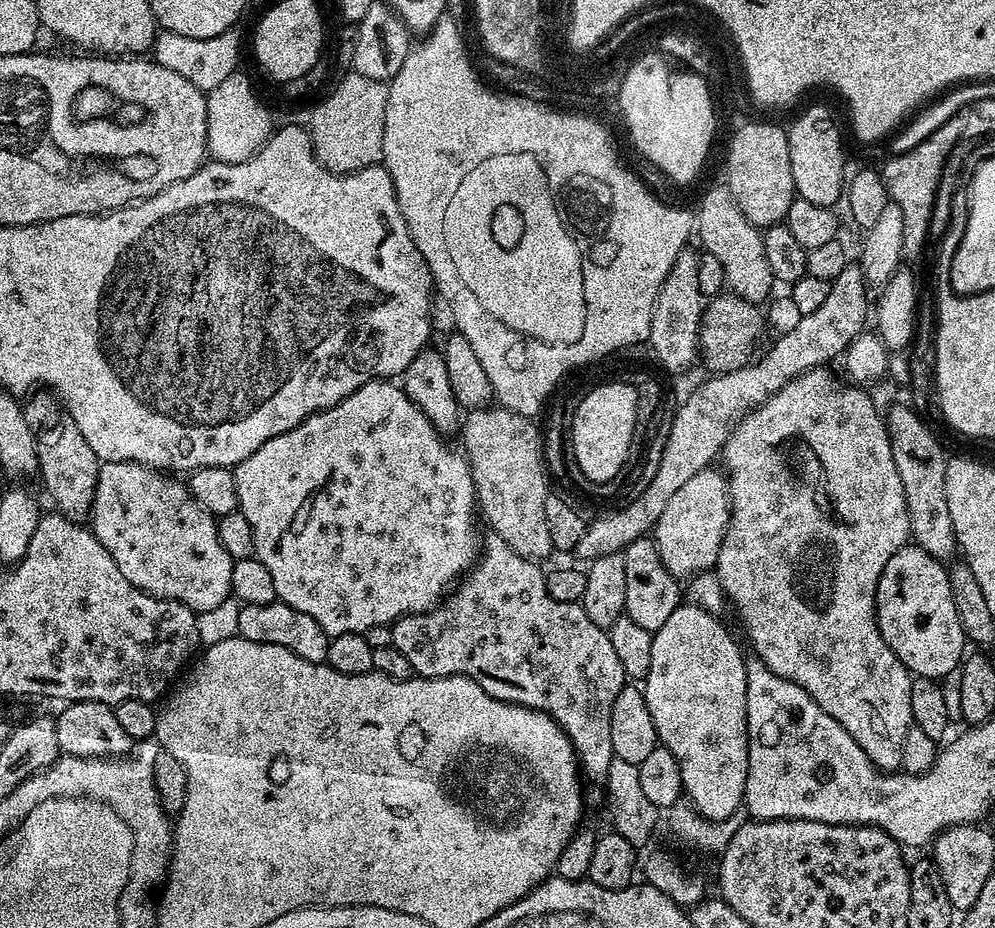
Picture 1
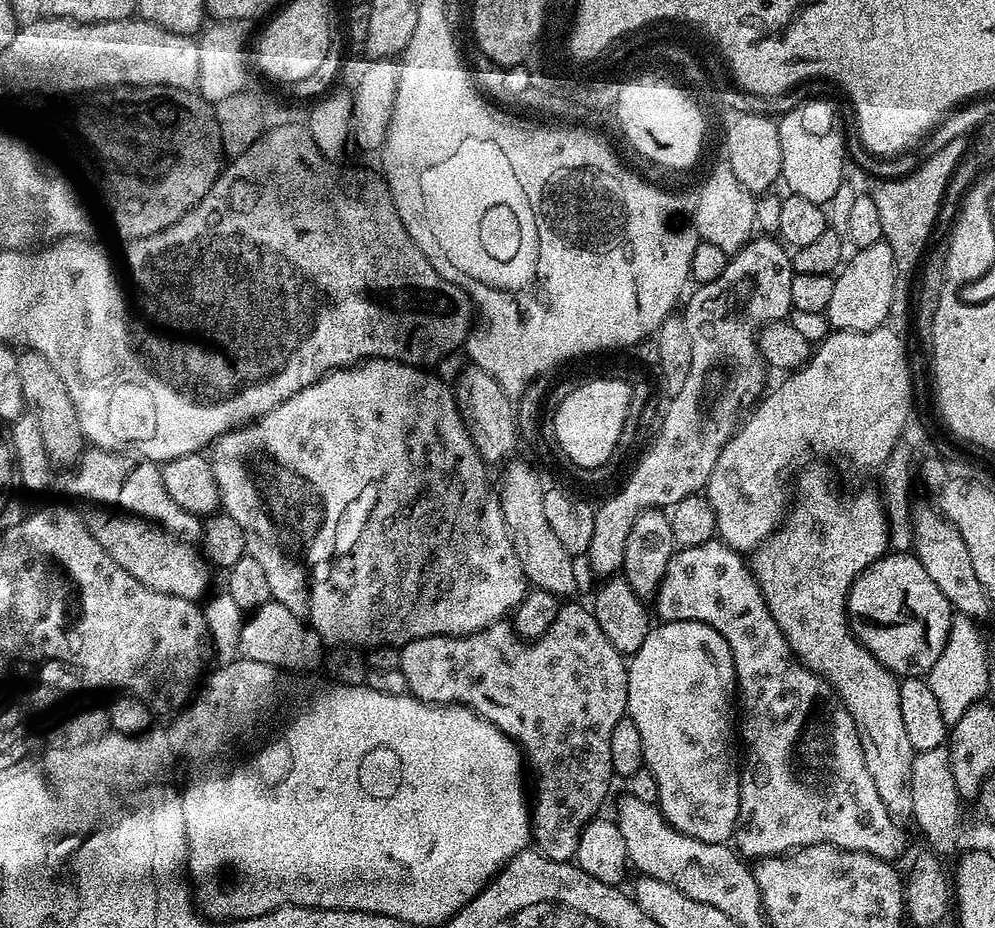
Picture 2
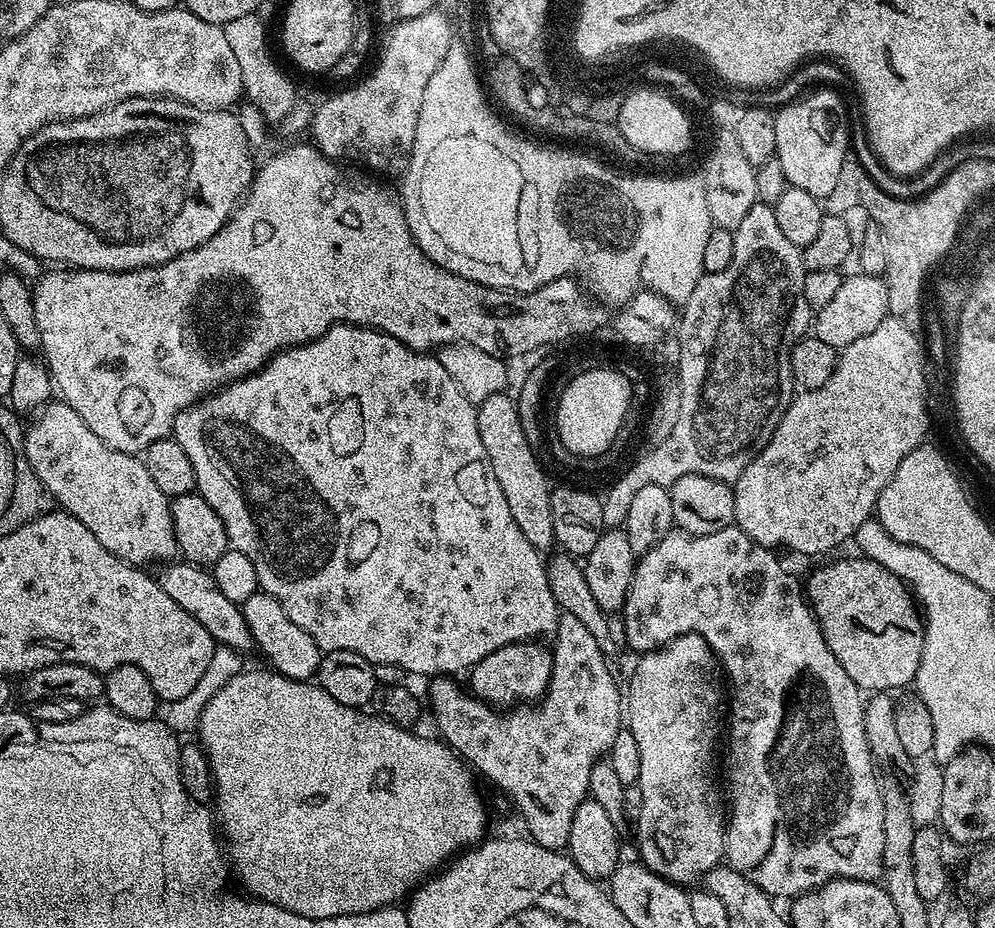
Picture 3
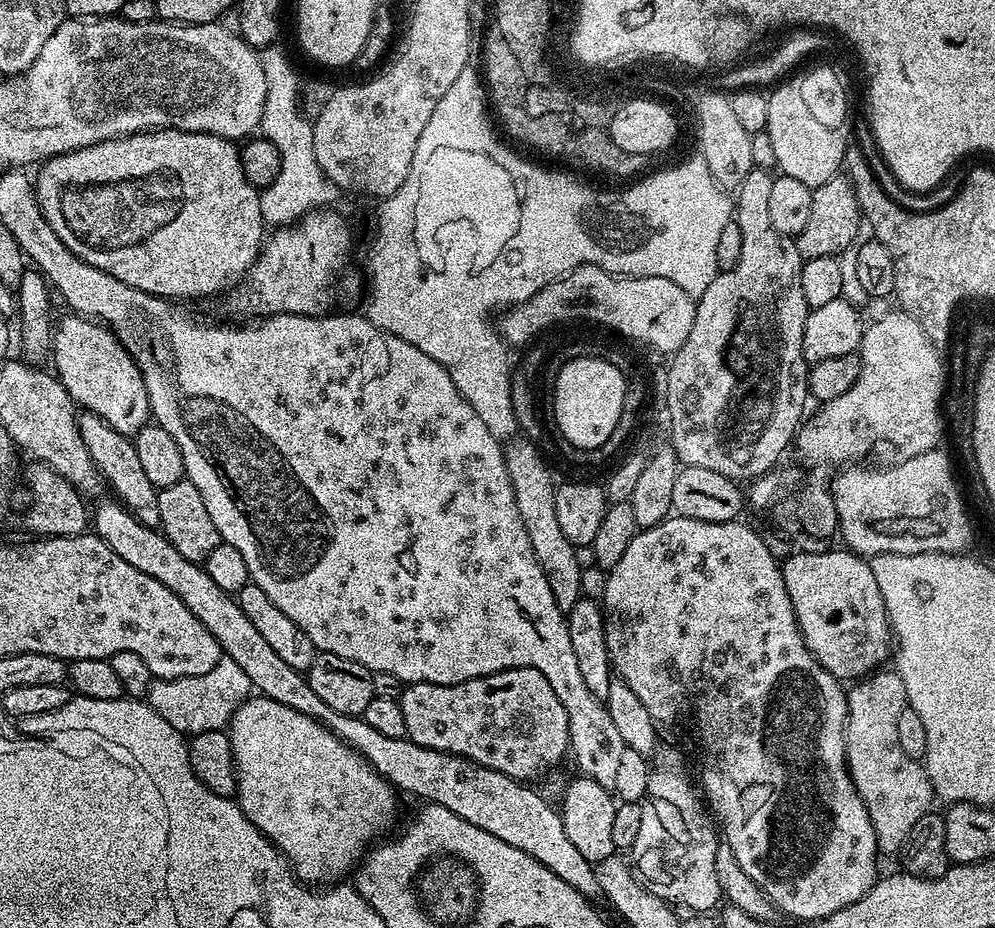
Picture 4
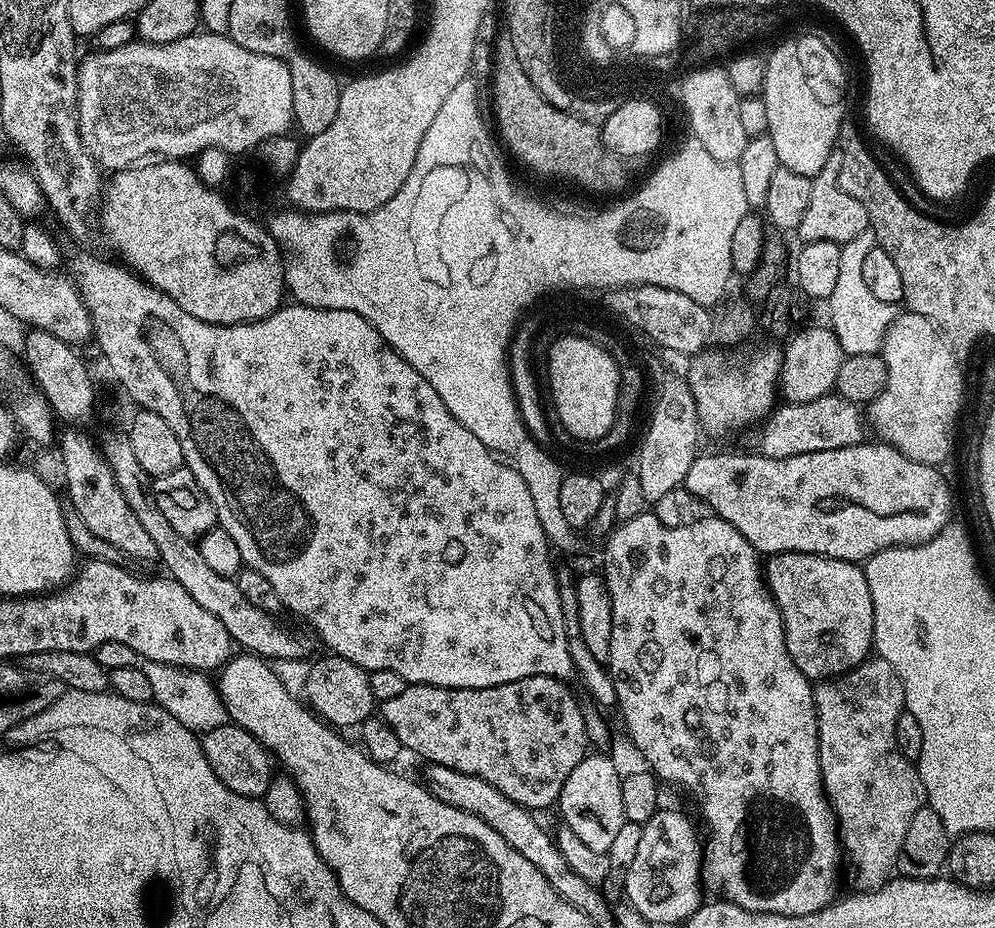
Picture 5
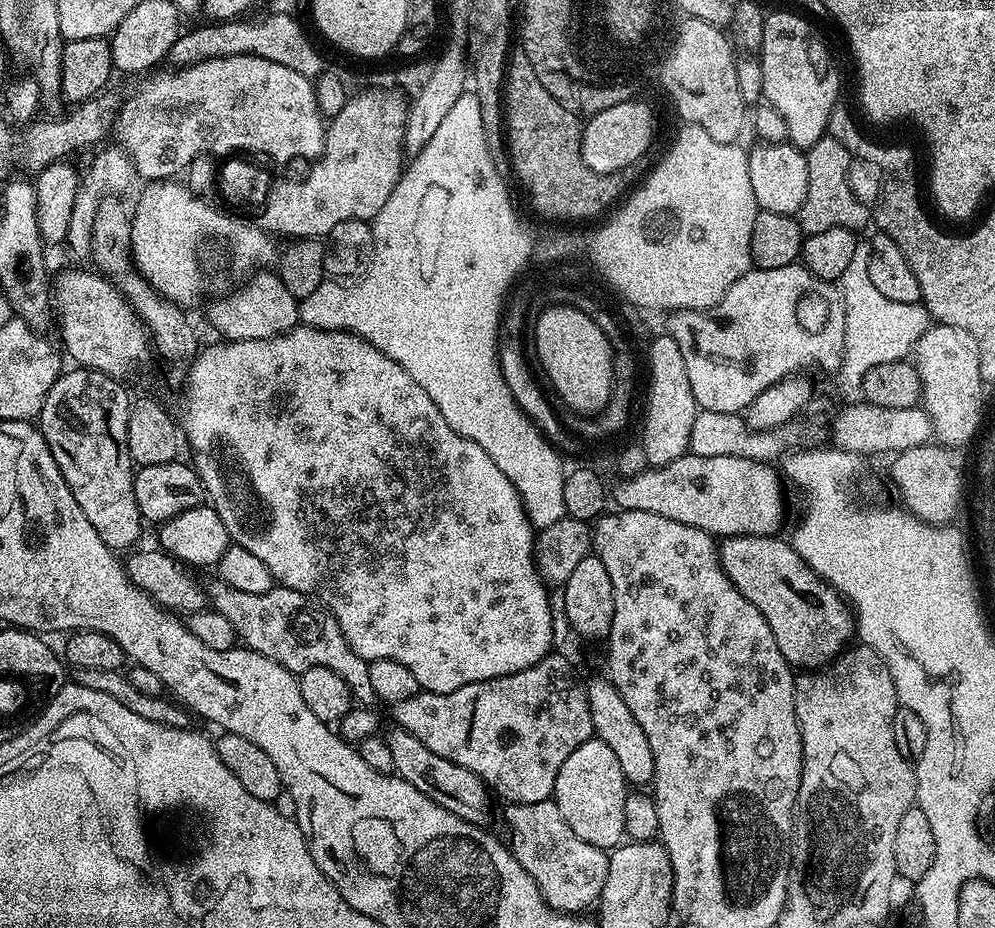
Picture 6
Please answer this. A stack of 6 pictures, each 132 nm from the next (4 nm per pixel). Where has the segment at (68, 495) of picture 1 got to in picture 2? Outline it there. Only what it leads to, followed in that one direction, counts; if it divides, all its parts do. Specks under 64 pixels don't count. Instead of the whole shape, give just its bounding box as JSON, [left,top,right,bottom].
[16,351,86,466]

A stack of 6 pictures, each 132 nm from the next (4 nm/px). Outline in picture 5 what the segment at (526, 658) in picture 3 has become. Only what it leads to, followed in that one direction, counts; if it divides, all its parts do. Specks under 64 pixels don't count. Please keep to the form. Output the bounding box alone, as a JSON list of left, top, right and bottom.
[378,676,590,810]

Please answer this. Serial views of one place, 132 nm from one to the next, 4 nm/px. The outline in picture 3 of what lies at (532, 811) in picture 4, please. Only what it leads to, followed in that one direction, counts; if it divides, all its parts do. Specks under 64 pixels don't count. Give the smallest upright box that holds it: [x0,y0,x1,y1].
[158,562,254,654]

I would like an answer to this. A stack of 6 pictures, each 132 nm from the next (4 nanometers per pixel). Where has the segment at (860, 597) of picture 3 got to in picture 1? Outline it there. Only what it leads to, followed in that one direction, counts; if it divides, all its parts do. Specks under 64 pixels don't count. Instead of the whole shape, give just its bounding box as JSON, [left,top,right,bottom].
[876,542,966,682]

